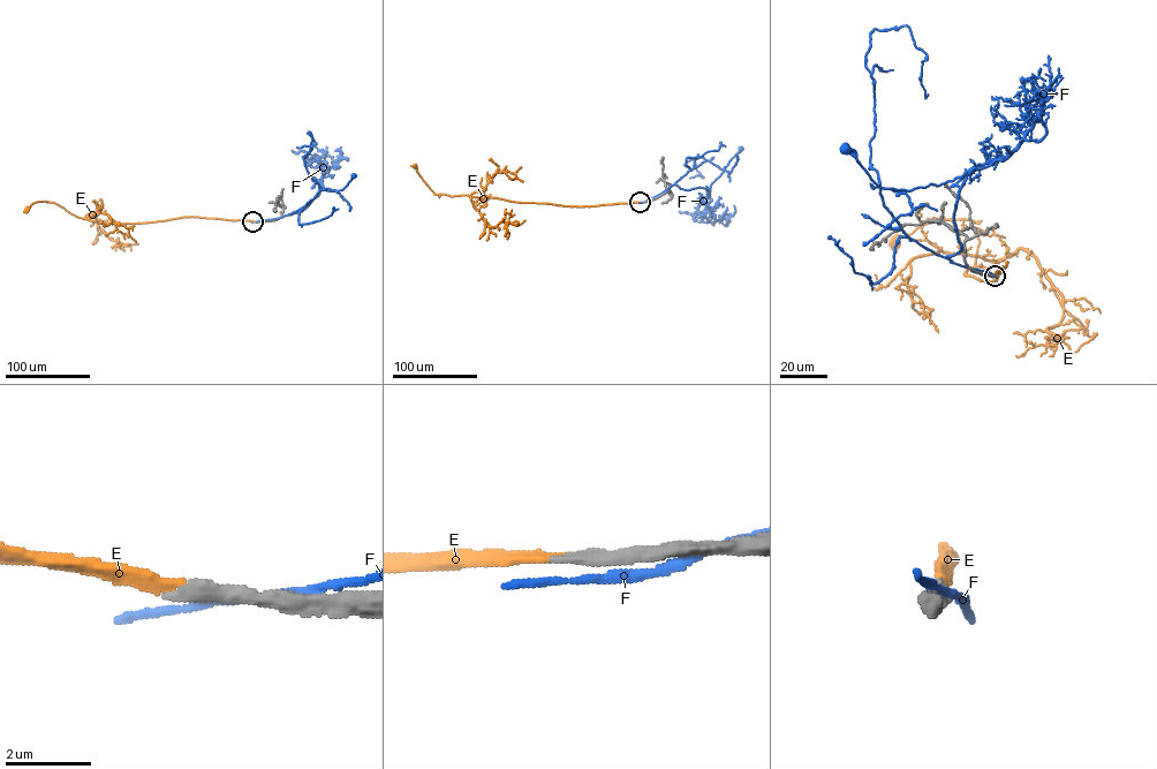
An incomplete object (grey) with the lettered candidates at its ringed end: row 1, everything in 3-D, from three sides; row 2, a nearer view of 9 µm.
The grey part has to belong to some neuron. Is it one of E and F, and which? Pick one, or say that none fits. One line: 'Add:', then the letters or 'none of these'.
Add: E

